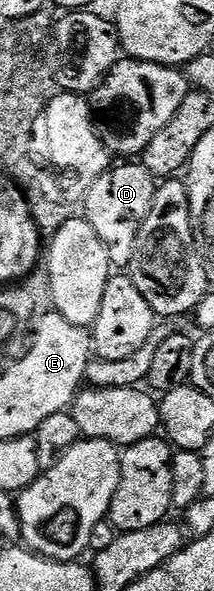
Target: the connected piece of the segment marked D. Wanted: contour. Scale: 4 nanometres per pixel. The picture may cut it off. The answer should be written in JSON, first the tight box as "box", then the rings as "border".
{"box":[82,163,158,270],"border":[[[120,163],[120,166],[110,167],[98,178],[88,193],[82,199],[82,216],[94,227],[98,239],[108,252],[108,260],[117,270],[127,270],[130,259],[134,255],[134,243],[138,243],[138,231],[150,215],[150,207],[154,203],[154,195],[158,188],[157,178],[146,171],[142,163]]]}

